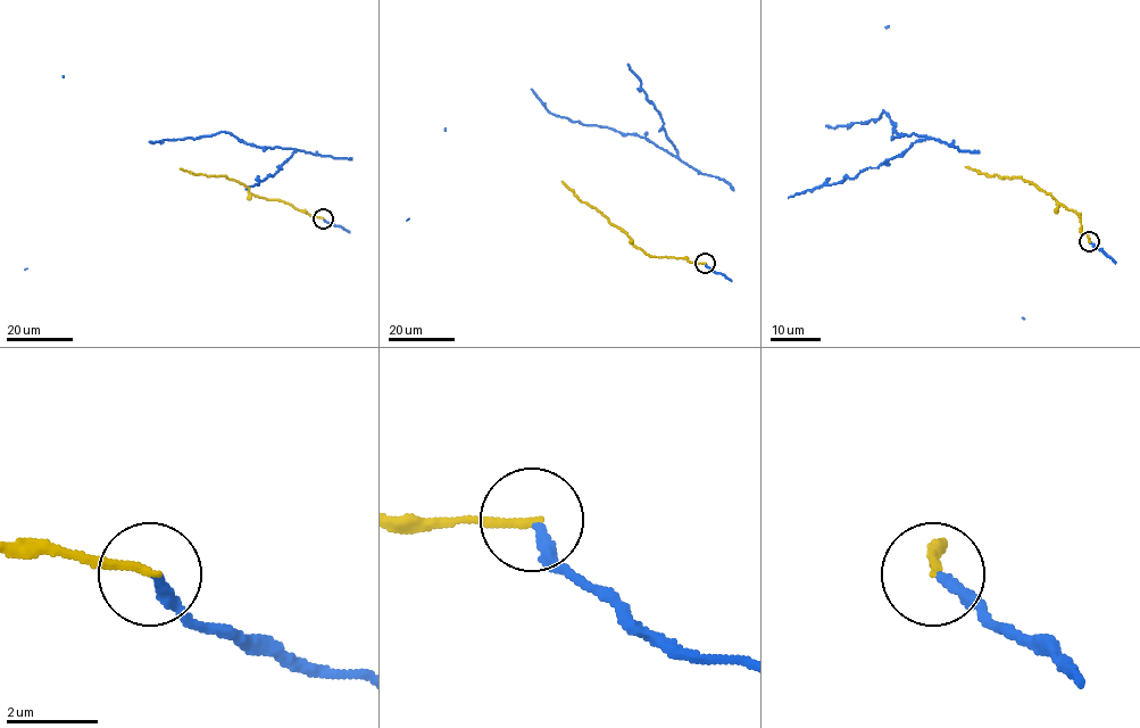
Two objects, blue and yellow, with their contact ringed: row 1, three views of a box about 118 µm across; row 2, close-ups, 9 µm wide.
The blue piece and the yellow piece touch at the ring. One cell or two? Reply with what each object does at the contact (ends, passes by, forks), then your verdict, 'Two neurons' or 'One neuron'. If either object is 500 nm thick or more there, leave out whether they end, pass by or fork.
At the ring blue ends. At the ring yellow ends. One neuron

